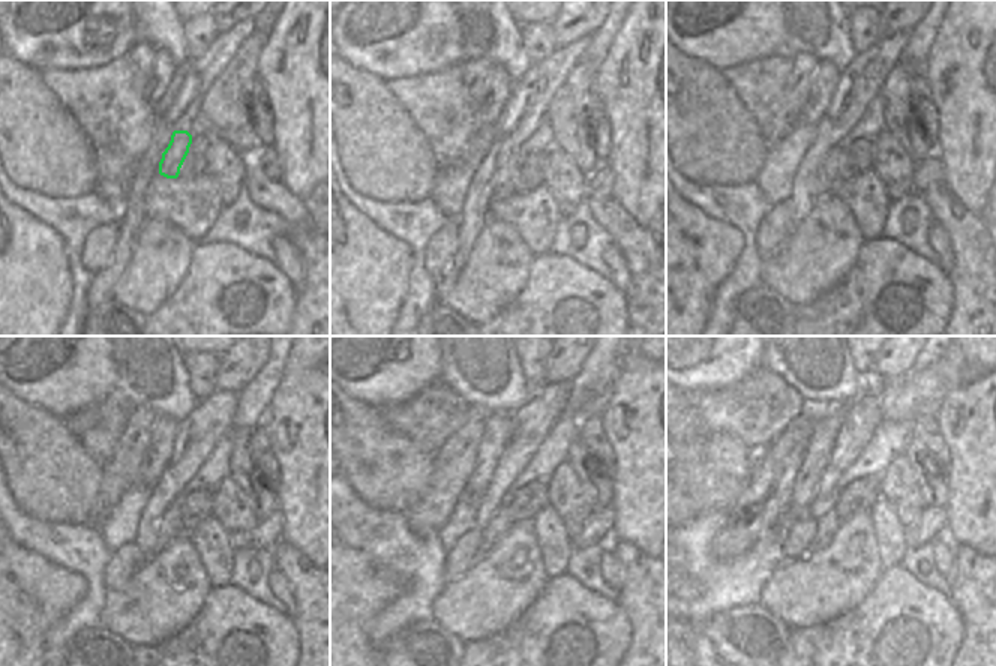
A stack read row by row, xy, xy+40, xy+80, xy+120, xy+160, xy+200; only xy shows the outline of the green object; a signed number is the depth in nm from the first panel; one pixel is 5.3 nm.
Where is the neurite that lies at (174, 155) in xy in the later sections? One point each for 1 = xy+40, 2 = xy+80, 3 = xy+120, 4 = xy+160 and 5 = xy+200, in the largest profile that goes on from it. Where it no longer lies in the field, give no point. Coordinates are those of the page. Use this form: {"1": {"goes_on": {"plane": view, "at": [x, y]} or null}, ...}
{"1": {"goes_on": {"plane": "xy+40", "at": [506, 161]}}, "2": {"goes_on": {"plane": "xy+80", "at": [836, 168]}}, "3": {"goes_on": {"plane": "xy+120", "at": [170, 525]}}, "4": {"goes_on": {"plane": "xy+160", "at": [500, 522]}}, "5": {"goes_on": {"plane": "xy+200", "at": [830, 524]}}}

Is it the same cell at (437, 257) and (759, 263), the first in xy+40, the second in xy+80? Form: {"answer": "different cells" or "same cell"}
{"answer": "different cells"}

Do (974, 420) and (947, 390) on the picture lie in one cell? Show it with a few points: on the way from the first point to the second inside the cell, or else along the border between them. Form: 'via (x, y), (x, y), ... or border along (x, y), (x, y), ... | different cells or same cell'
border along (980, 390), (956, 414) | different cells

